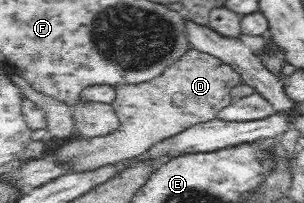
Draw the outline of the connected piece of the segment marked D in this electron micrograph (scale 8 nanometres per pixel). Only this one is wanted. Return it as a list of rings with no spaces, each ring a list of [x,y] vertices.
[[[191,49],[173,65],[167,66],[159,77],[139,85],[121,85],[114,88],[112,106],[120,121],[119,129],[109,135],[77,139],[61,146],[57,158],[69,160],[73,171],[90,170],[142,154],[150,145],[166,137],[217,118],[217,112],[233,101],[230,91],[243,83],[240,75],[220,59]]]

